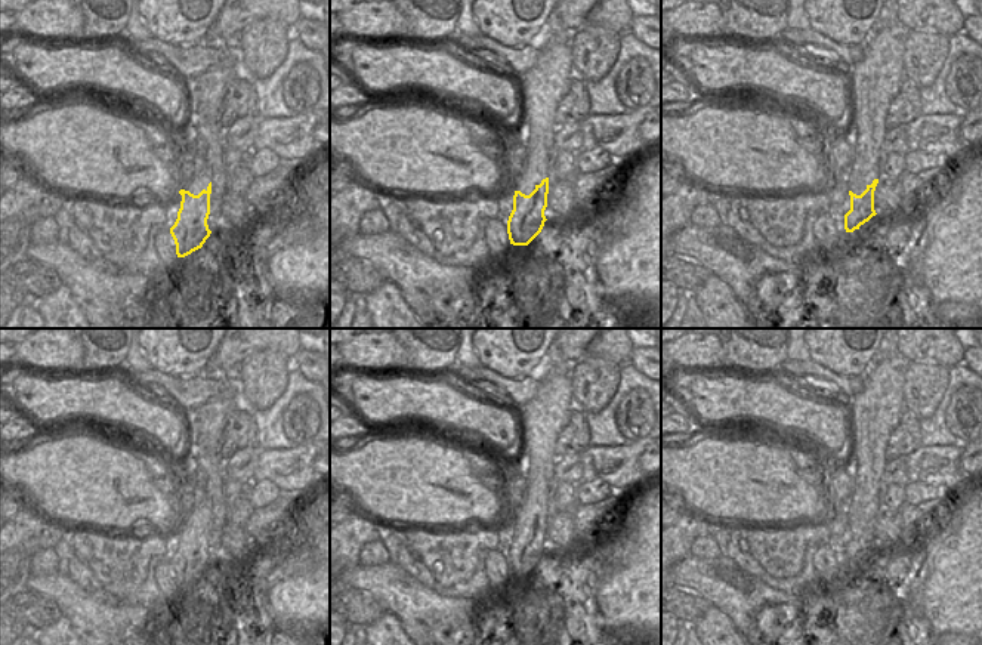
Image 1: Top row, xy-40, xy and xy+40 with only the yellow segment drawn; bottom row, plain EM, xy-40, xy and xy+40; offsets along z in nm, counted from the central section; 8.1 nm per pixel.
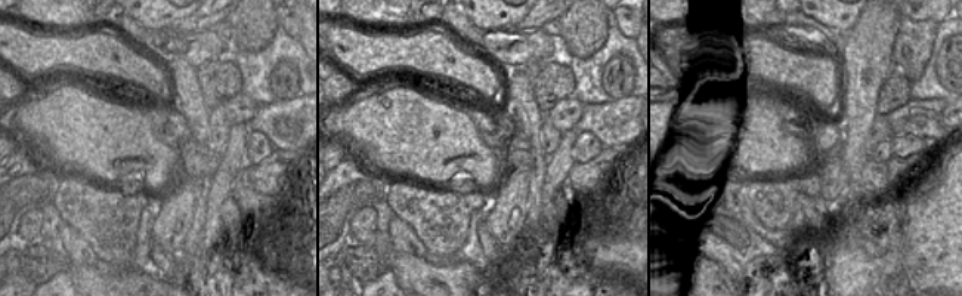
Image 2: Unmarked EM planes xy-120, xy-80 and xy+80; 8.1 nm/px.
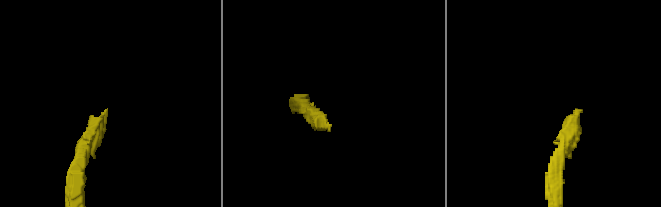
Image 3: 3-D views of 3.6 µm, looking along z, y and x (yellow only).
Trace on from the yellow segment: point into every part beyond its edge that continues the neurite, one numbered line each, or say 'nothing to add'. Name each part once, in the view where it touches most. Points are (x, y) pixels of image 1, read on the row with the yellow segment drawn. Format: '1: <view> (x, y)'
1: xy (542, 88)

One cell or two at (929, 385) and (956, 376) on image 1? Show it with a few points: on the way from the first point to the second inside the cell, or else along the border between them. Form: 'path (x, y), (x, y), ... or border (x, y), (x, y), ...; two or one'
border (950, 369), (950, 383), (936, 410); two

